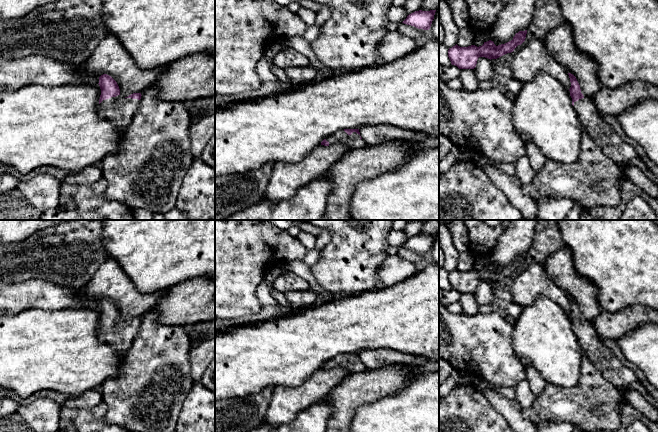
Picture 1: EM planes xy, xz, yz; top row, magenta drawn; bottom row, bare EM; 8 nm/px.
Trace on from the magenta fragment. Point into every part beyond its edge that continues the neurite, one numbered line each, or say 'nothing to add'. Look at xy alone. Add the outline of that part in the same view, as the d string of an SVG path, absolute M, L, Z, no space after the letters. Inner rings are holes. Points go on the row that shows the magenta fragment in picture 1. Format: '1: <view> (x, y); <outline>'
1: xy (119, 110); M118 95L103 100L98 106L98 112L101 118L111 121L116 129L125 132L138 110L139 101Z

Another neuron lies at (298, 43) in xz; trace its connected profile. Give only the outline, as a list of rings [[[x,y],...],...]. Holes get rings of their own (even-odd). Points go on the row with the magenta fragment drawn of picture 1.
[[[276,36],[269,42],[268,45],[273,43],[285,43],[288,48],[305,55],[310,60],[310,66],[315,69],[322,69],[324,67],[323,64],[317,59],[311,47],[311,43],[308,42],[303,36]]]

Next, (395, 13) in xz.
[[[391,6],[387,12],[387,18],[389,21],[395,21],[402,24],[402,22],[407,18],[408,14],[405,12],[403,7]]]

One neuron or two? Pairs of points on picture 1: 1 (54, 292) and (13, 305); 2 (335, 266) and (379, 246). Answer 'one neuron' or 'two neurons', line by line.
1: one neuron
2: one neuron

